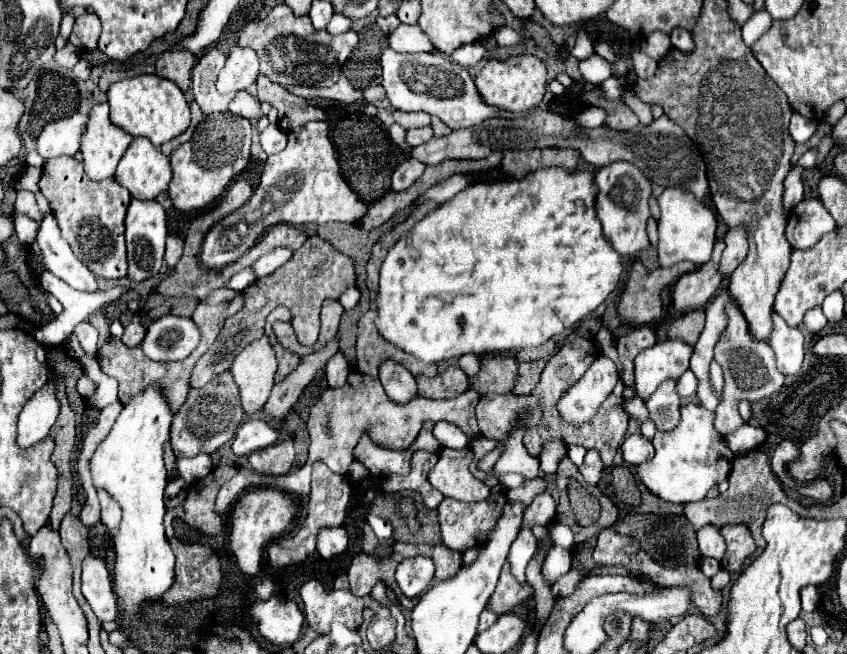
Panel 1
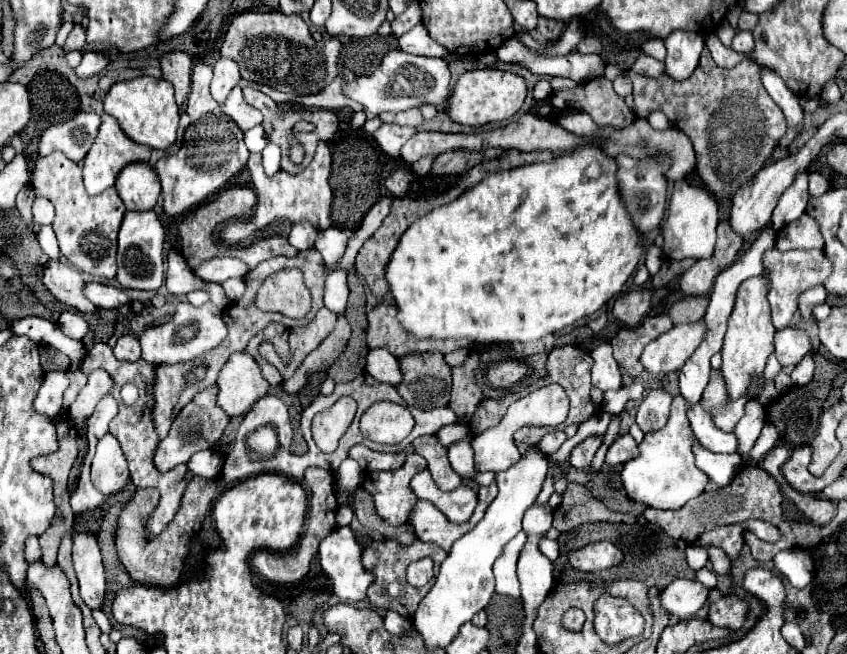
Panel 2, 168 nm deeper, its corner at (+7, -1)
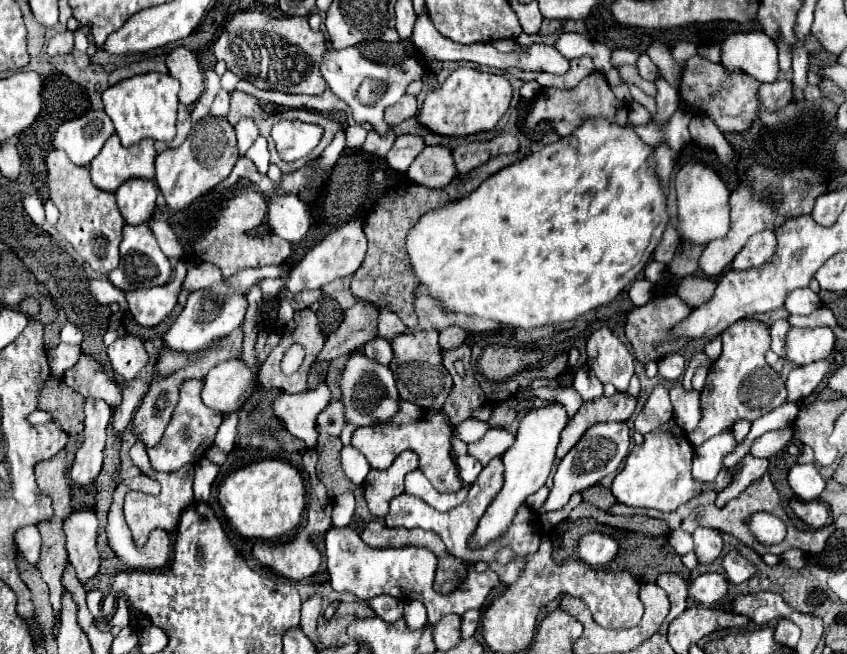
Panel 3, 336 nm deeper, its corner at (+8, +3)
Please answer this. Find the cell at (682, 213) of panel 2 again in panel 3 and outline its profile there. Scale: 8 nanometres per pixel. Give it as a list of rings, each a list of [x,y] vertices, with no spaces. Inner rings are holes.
[[[686,163],[674,179],[678,193],[678,235],[698,245],[708,245],[730,231],[730,189],[716,171],[702,163]]]

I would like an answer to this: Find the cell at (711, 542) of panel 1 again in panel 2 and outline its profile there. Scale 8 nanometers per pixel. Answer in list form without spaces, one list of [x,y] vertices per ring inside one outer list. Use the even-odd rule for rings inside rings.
[[[703,545],[703,549],[707,551],[709,561],[713,563],[713,571],[719,575],[727,575],[731,569],[731,559],[723,553],[723,549],[715,547],[715,545]]]

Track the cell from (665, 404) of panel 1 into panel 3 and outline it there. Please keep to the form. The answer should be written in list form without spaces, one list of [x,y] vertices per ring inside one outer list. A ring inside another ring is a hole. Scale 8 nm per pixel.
[[[656,385],[644,409],[638,413],[634,421],[634,431],[646,435],[670,419],[672,419],[672,403],[670,403],[668,389],[664,385]]]

